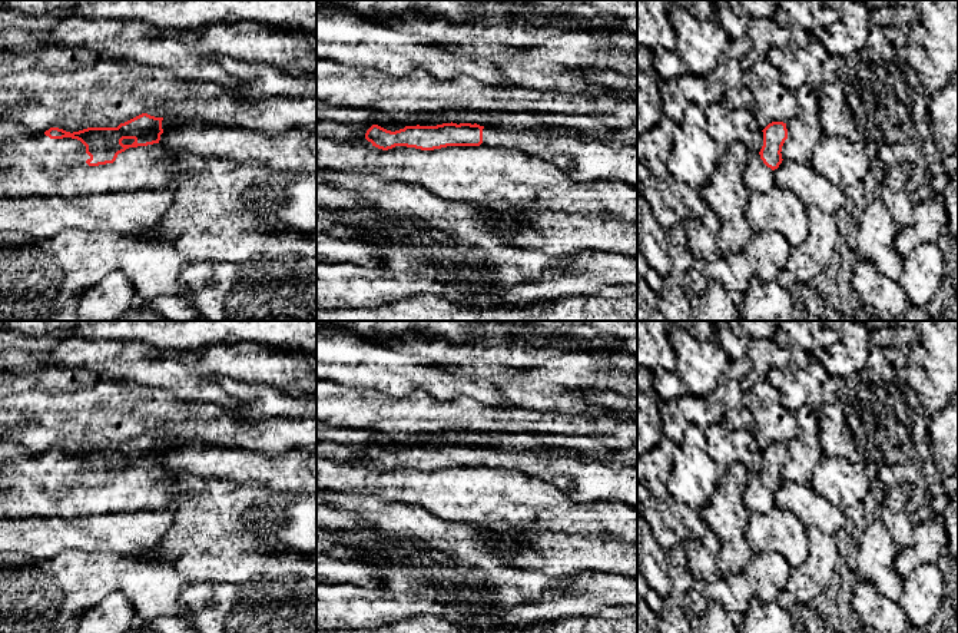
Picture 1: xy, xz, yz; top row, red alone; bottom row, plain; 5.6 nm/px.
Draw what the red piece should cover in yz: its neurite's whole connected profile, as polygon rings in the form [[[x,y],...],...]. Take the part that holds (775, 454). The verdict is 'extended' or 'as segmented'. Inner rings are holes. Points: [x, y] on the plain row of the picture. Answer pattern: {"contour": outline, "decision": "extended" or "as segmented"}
{"contour": [[[772,443],[763,451],[763,467],[759,474],[749,474],[743,490],[743,504],[750,513],[768,514],[775,506],[775,491],[782,484],[782,467],[788,460],[786,444]]], "decision": "extended"}

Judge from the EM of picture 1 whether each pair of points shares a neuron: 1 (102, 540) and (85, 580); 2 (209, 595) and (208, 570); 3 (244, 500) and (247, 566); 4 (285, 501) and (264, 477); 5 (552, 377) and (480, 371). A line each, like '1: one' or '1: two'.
1: two
2: two
3: one
4: two
5: one

